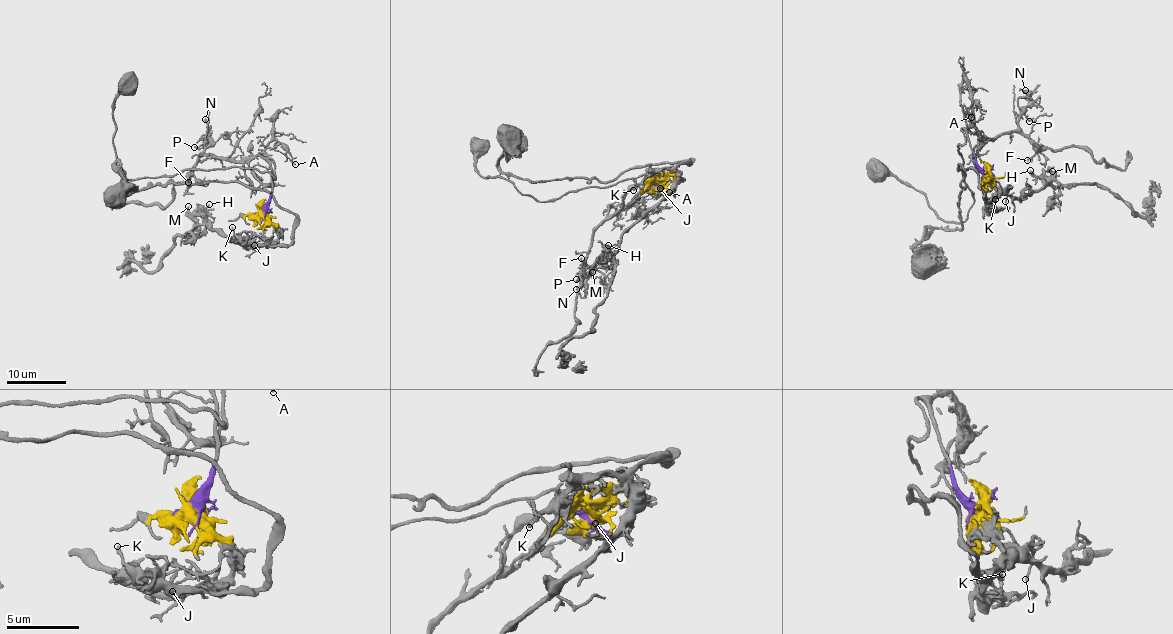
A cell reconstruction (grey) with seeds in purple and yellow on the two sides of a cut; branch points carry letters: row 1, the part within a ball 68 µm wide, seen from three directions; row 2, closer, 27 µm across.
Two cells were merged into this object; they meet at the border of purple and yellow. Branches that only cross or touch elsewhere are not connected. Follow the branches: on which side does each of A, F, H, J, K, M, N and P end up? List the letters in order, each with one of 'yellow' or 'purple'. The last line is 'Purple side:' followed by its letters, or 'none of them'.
A: purple
F: purple
H: yellow
J: yellow
K: yellow
M: yellow
N: purple
P: purple
Purple side: A, F, N, P

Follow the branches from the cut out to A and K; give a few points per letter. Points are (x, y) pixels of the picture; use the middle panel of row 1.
A: (657, 184), (655, 180), (632, 201), (637, 207), (669, 191)
K: (657, 184), (673, 166), (654, 171), (633, 191)

